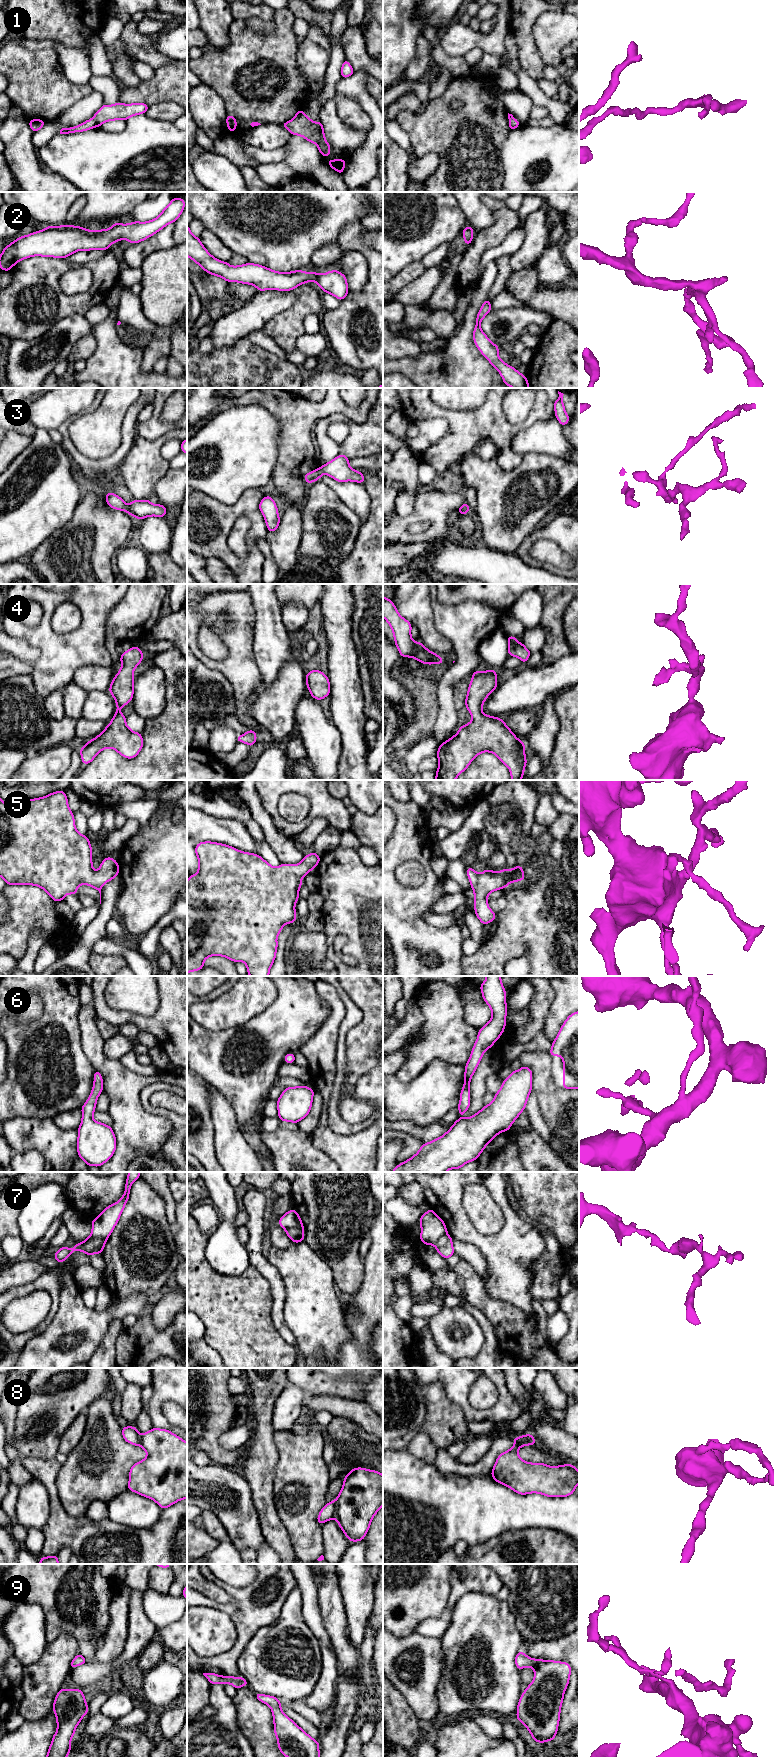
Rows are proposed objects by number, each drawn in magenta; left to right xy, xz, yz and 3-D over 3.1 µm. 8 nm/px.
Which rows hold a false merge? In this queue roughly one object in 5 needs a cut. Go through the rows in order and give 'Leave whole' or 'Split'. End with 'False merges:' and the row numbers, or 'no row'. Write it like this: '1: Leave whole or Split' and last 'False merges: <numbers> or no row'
1: Leave whole
2: Leave whole
3: Leave whole
4: Leave whole
5: Leave whole
6: Leave whole
7: Split
8: Split
9: Leave whole
False merges: 7, 8

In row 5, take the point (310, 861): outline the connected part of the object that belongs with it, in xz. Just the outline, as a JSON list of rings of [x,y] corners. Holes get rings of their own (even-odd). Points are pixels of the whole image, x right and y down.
[[[200,842],[195,847],[195,853],[198,858],[199,867],[195,875],[189,875],[187,880],[187,973],[198,971],[204,967],[204,960],[210,956],[223,956],[233,962],[244,962],[247,965],[247,973],[250,976],[269,976],[269,971],[276,957],[277,951],[277,936],[281,932],[283,926],[288,923],[293,923],[297,920],[295,912],[295,903],[299,899],[299,889],[302,886],[301,879],[304,878],[313,868],[316,868],[320,856],[314,851],[303,860],[296,864],[284,864],[279,867],[272,867],[262,857],[254,853],[246,853],[229,845],[215,842]]]

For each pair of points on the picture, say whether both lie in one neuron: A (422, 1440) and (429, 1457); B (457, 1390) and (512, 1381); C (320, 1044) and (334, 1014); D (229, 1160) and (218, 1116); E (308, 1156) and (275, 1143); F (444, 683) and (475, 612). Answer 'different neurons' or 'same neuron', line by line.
A: same neuron
B: different neurons
C: same neuron
D: same neuron
E: same neuron
F: same neuron

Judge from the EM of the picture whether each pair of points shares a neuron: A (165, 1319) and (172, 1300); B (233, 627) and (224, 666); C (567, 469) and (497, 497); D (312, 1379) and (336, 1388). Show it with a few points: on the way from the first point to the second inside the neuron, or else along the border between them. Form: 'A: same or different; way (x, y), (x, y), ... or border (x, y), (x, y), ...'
A: same; way (165, 1314), (165, 1310), (170, 1305)
B: same; way (233, 637), (233, 656)
C: same; way (549, 465), (536, 469), (520, 470), (511, 479)
D: same; way (318, 1379), (327, 1379), (330, 1382)

